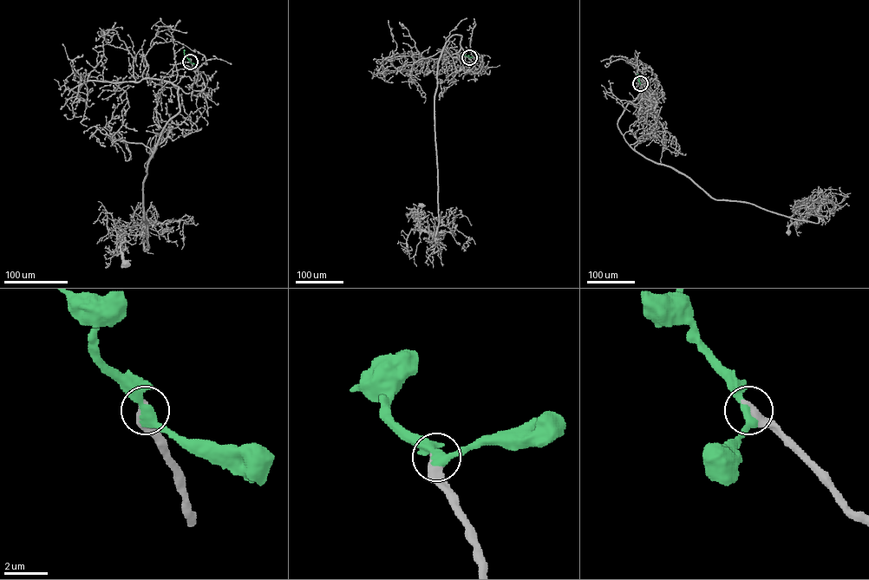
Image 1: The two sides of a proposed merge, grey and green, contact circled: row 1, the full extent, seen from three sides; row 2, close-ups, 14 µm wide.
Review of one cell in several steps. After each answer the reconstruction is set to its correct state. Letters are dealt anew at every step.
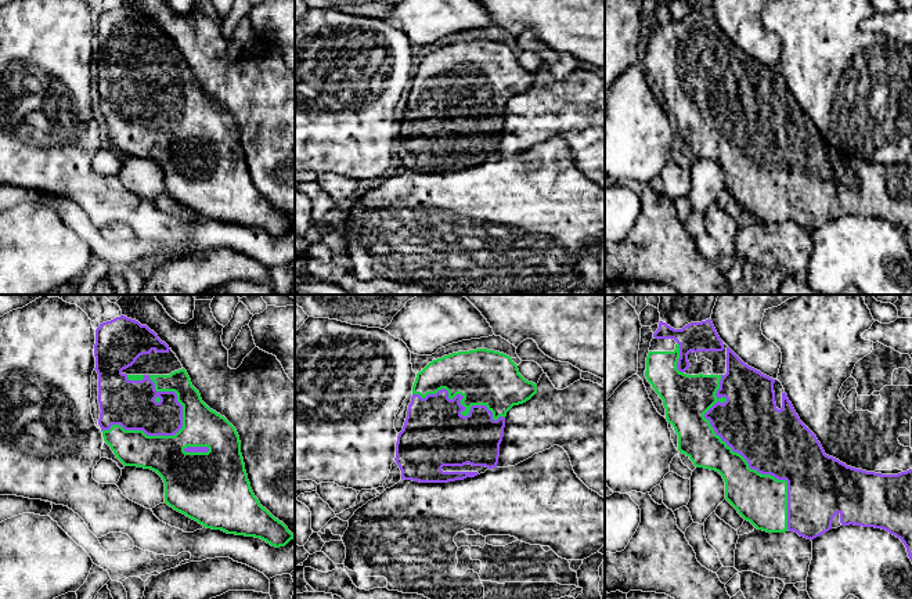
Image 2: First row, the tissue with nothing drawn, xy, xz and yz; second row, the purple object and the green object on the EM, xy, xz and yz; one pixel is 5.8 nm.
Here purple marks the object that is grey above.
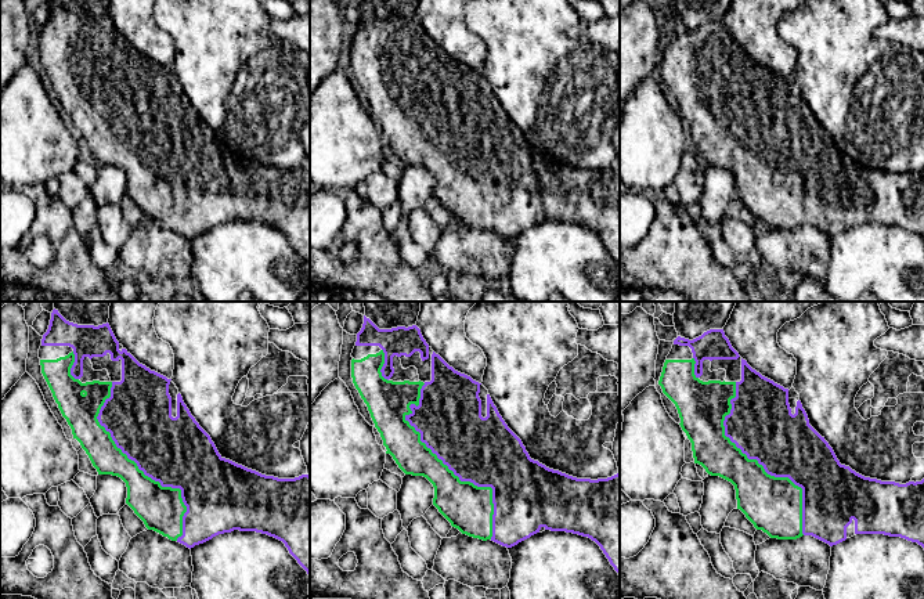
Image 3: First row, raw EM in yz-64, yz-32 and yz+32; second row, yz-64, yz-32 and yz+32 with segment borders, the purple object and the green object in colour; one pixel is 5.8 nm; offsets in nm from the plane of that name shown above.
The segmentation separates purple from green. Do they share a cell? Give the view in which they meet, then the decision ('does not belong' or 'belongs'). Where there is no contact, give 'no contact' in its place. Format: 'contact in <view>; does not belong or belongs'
contact in yz; belongs

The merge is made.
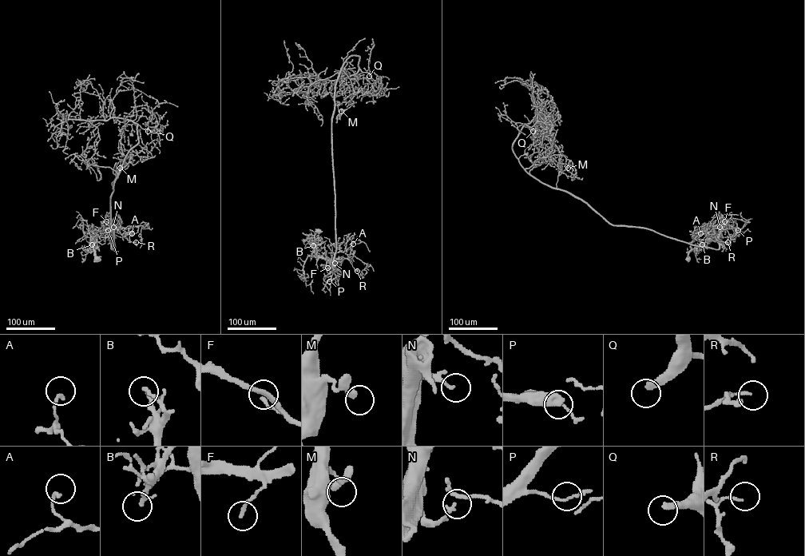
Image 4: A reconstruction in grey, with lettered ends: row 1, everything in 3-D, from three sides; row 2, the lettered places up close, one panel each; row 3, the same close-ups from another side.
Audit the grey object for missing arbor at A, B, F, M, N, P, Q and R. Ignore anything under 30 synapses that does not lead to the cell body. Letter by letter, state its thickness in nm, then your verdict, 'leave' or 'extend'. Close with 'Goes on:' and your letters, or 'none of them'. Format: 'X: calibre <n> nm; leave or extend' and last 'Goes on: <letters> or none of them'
A: calibre 140 nm; leave
B: calibre 190 nm; leave
F: calibre 160 nm; leave
M: calibre 240 nm; leave
N: calibre 160 nm; leave
P: calibre 100 nm; leave
Q: calibre 280 nm; extend
R: calibre 110 nm; leave
Goes on: Q

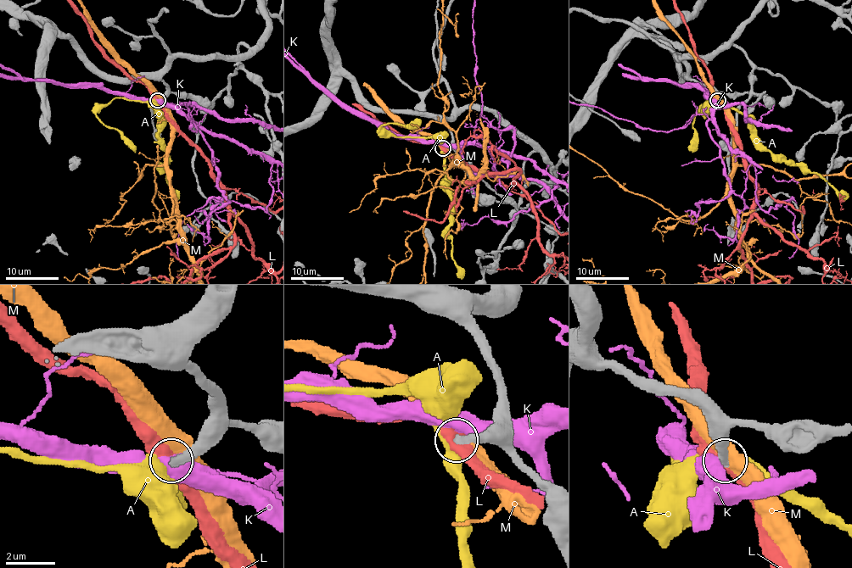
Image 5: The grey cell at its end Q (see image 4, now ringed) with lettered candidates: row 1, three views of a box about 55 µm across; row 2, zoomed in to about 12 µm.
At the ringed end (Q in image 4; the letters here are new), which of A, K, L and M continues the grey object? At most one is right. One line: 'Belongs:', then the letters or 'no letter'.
Belongs: A

